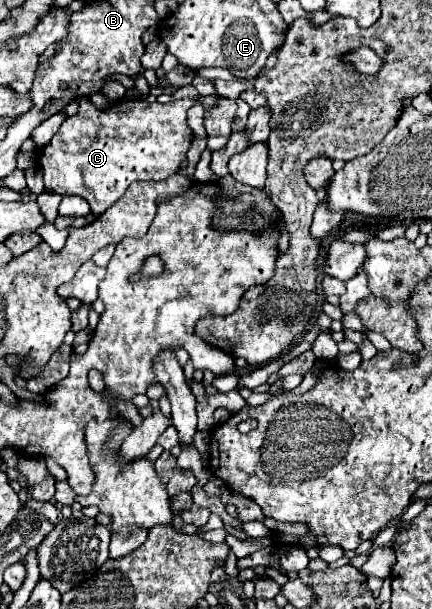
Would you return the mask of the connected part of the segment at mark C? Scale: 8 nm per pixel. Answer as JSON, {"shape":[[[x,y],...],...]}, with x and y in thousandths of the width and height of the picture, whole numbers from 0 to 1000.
{"shape":[[[505,158],[421,161],[389,171],[282,161],[250,181],[227,181],[204,161],[190,161],[181,187],[148,197],[120,233],[111,233],[88,256],[106,312],[144,322],[181,319],[204,328],[213,351],[231,355],[282,325],[306,299],[384,296],[417,279],[417,269],[431,263],[431,250],[454,227],[431,200],[431,184],[454,167],[477,181],[491,181]]]}

